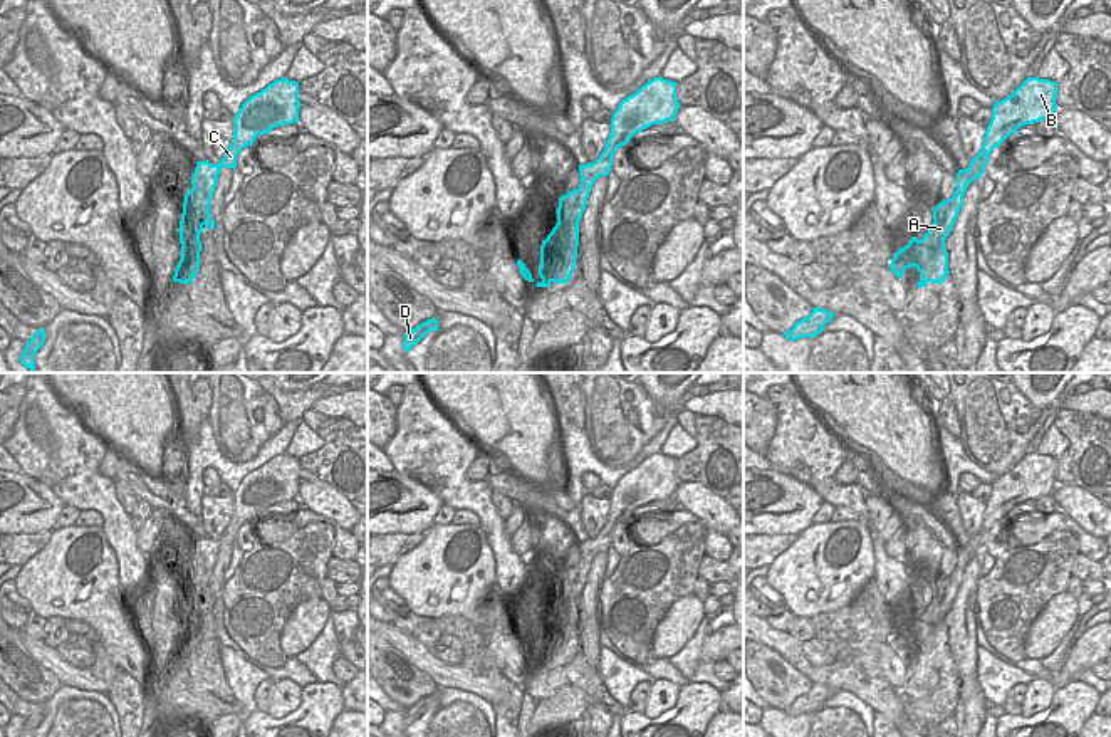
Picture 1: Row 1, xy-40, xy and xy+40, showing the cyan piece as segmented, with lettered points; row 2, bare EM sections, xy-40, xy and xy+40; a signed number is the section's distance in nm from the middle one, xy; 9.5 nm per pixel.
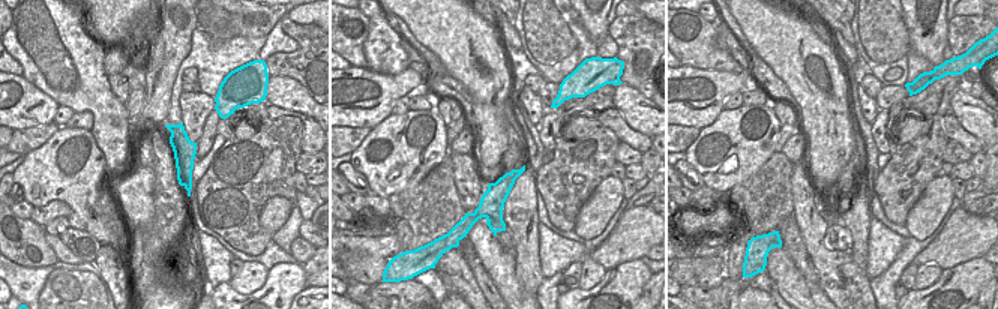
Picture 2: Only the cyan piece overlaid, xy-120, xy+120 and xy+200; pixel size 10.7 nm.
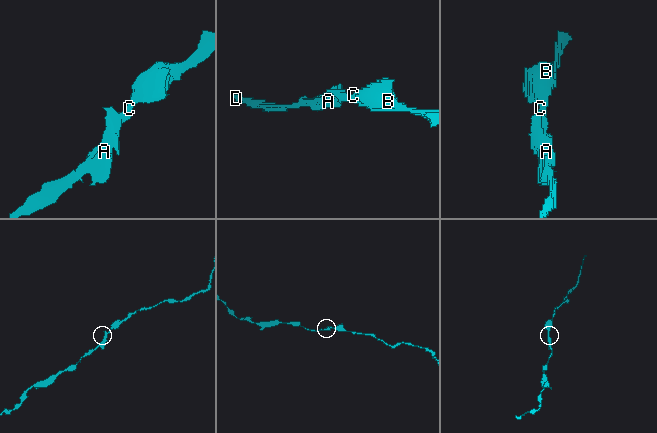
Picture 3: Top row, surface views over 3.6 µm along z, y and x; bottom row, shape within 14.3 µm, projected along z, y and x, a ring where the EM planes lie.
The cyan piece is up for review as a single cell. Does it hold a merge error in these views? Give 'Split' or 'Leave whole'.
Leave whole

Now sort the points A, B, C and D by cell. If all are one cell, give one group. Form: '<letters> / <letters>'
A B C D

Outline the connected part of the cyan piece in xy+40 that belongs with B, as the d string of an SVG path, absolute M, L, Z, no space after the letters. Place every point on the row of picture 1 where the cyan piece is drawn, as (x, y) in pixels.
M1027 77L1009 97L994 104L982 151L972 158L967 170L958 170L953 196L933 208L933 223L923 238L911 237L898 248L889 264L895 275L903 280L903 272L915 267L920 272L916 287L945 282L950 274L945 240L955 225L968 185L985 173L988 154L1019 128L1052 118L1057 109L1056 99L1057 82Z

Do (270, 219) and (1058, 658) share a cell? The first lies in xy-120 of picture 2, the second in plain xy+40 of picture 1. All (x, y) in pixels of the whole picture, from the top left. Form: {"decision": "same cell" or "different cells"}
{"decision": "different cells"}

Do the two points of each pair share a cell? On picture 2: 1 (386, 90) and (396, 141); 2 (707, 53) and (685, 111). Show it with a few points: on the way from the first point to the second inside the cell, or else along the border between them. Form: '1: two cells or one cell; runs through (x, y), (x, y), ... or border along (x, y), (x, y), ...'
1: two cells; border along (390, 113), (371, 129)
2: two cells; border along (682, 65), (733, 71), (736, 74)

